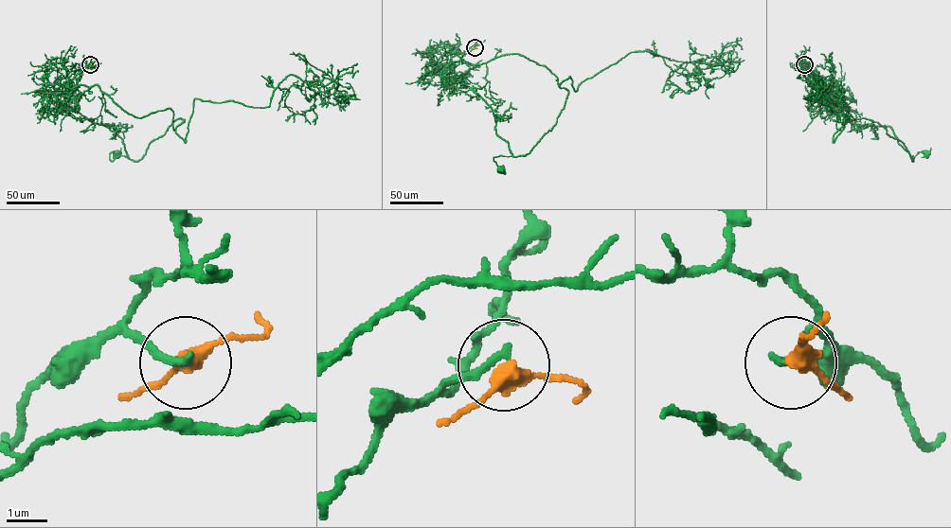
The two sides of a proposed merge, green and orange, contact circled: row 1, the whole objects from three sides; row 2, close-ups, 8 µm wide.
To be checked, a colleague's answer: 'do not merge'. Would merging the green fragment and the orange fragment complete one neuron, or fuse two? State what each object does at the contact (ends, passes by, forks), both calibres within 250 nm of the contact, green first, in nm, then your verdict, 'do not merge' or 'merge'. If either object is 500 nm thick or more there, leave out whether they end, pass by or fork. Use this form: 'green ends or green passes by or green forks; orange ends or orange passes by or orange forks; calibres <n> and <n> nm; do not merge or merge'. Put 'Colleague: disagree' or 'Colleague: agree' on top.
Colleague: disagree
green ends; orange passes by; calibres 180 and 320 nm; merge

